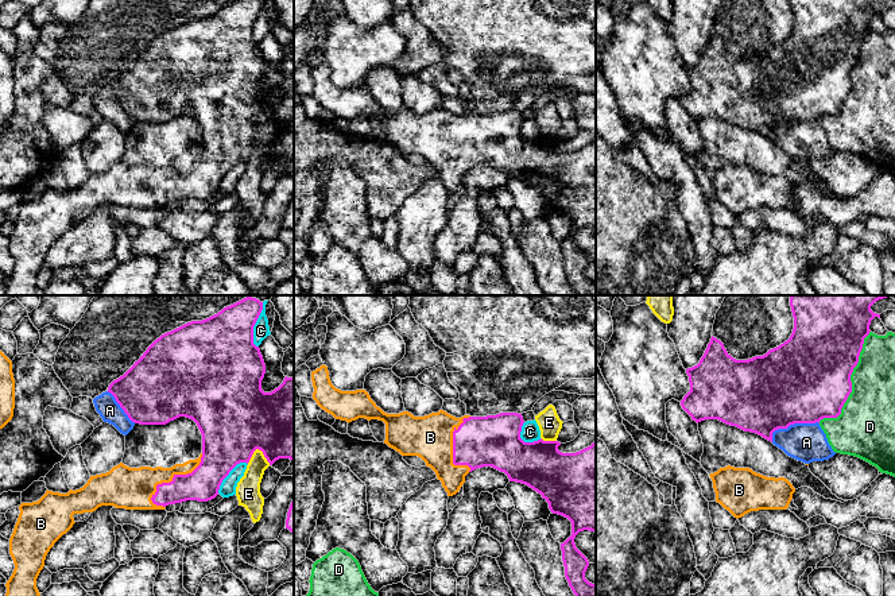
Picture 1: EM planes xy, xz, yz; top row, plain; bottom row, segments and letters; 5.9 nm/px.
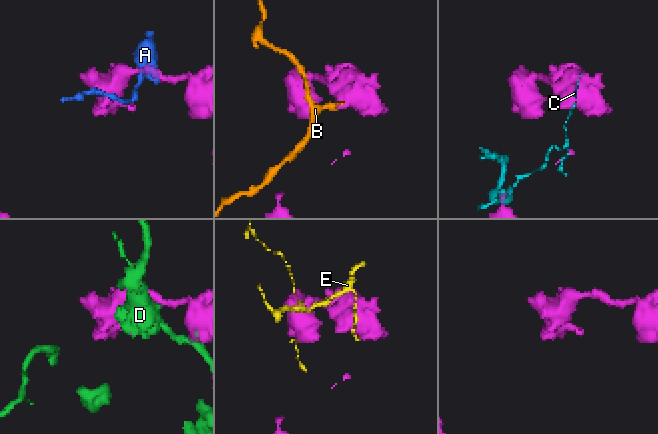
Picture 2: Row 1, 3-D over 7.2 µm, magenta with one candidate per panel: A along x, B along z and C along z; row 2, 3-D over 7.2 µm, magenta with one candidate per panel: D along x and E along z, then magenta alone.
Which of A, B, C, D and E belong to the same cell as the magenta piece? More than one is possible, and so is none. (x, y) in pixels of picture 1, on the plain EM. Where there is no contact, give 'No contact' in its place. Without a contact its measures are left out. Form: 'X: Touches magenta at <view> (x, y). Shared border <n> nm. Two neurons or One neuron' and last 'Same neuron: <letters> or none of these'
A: Touches magenta at yz (791, 122). Shared border 300 nm. Two neurons
B: Touches magenta at xy (174, 174). Shared border 420 nm. One neuron
C: Touches magenta at xy (254, 23). Shared border 280 nm. Two neurons
D: Touches magenta at yz (851, 81). Shared border 650 nm. Two neurons
E: Touches magenta at xy (259, 147). Shared border 140 nm. Two neurons
Same neuron: B

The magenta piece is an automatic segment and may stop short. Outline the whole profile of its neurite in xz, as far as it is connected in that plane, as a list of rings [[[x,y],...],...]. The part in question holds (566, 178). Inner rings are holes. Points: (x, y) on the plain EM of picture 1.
[[[326,63],[311,70],[314,85],[313,97],[336,117],[348,121],[359,116],[379,117],[385,121],[385,138],[390,146],[402,154],[418,154],[430,165],[448,194],[456,193],[465,174],[483,165],[492,165],[504,170],[510,179],[528,183],[542,193],[553,212],[562,213],[572,220],[572,233],[561,241],[565,275],[576,295],[596,295],[596,283],[585,276],[589,264],[588,256],[576,245],[574,236],[580,229],[596,231],[596,139],[576,151],[558,148],[561,140],[543,139],[524,140],[520,136],[524,121],[522,112],[500,111],[487,115],[464,113],[456,116],[443,108],[425,115],[414,115],[408,109],[387,112],[371,97],[365,88],[341,89],[329,76]]]

